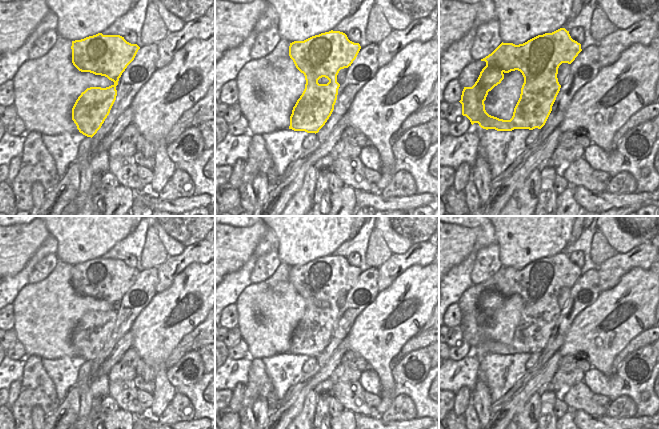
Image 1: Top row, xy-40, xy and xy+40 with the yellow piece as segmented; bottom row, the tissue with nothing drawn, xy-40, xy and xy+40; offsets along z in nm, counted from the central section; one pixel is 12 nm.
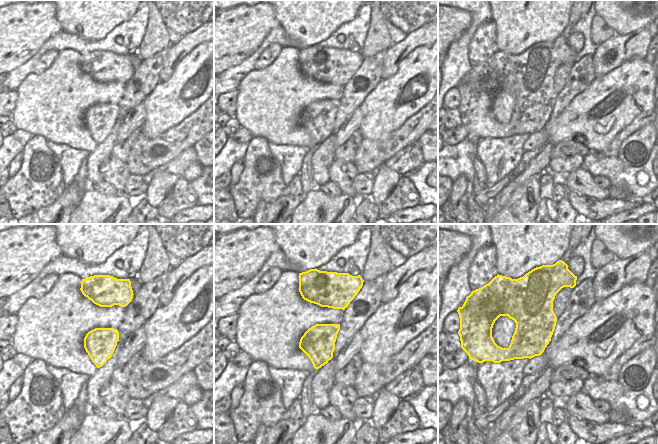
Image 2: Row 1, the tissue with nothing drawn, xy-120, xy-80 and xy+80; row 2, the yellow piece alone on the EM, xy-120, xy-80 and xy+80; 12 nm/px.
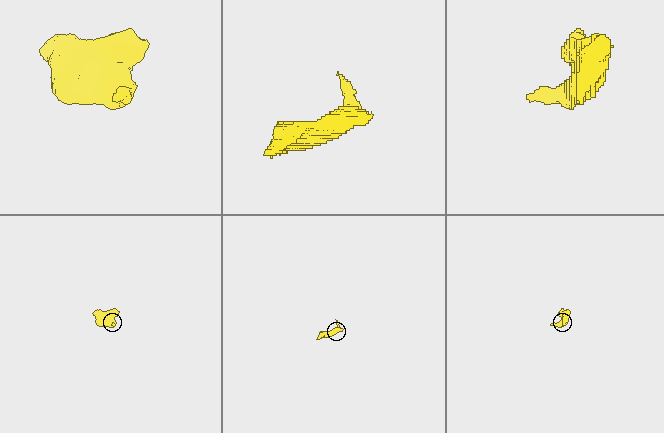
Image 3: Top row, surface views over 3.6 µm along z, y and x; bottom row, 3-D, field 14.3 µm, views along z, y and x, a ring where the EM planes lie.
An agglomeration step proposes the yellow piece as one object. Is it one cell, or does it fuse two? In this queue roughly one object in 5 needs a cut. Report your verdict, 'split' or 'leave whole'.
leave whole

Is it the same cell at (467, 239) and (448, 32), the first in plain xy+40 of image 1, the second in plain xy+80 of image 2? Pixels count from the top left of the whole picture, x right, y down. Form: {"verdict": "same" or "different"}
{"verdict": "same"}

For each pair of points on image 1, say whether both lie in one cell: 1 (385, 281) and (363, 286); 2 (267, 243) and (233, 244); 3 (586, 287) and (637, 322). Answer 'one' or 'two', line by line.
1: two
2: two
3: two

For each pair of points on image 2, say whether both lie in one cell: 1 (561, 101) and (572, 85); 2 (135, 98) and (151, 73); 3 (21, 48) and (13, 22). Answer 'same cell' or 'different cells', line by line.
1: same cell
2: same cell
3: same cell

